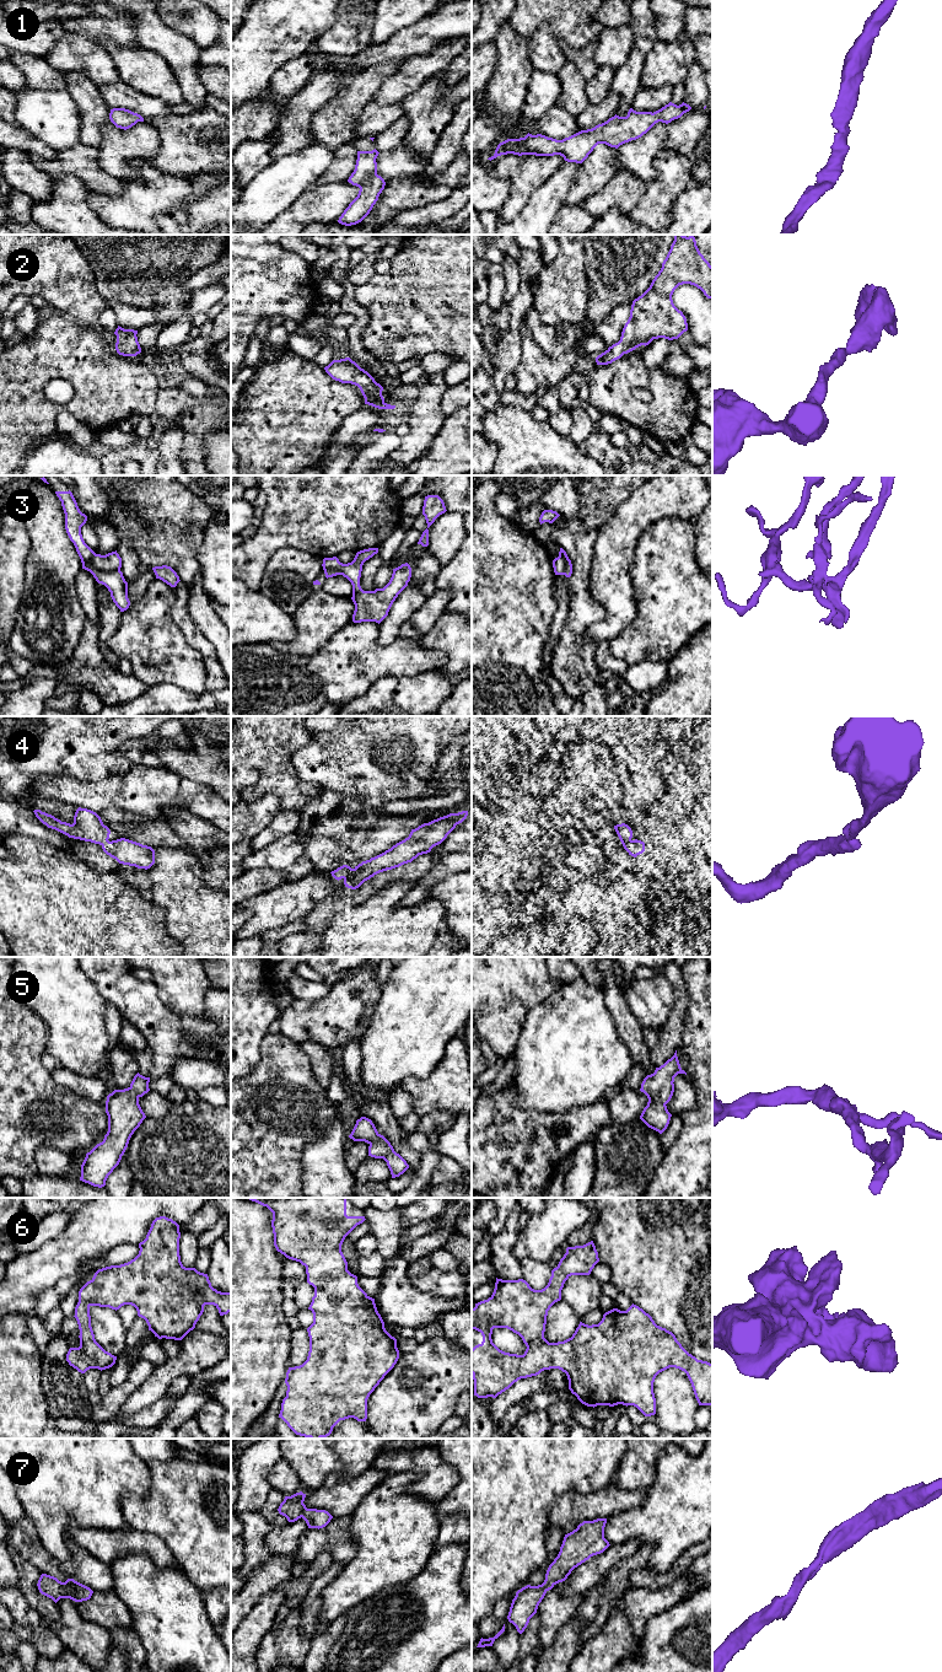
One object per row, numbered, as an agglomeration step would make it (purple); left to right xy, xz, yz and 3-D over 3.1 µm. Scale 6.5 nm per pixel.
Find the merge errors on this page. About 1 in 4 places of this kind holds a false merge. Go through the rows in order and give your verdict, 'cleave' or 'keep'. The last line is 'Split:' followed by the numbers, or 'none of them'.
1: keep
2: keep
3: cleave
4: cleave
5: keep
6: keep
7: keep
Split: 3, 4

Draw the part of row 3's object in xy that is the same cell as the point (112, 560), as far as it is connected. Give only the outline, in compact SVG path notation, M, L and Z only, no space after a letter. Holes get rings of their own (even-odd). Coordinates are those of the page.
M117 550L106 555L95 553L90 564L95 570L119 570L122 568L122 558Z

